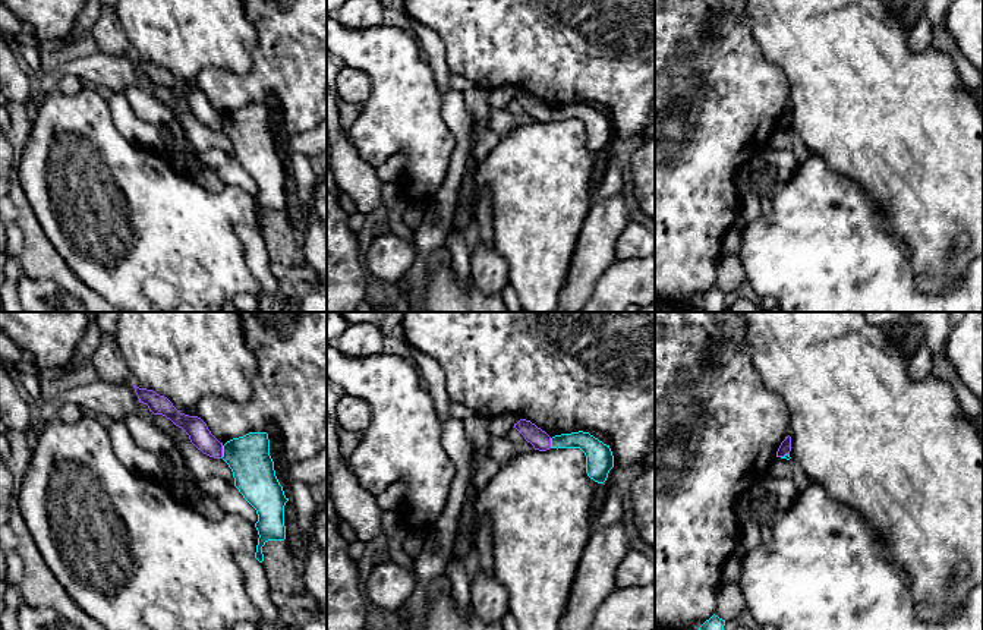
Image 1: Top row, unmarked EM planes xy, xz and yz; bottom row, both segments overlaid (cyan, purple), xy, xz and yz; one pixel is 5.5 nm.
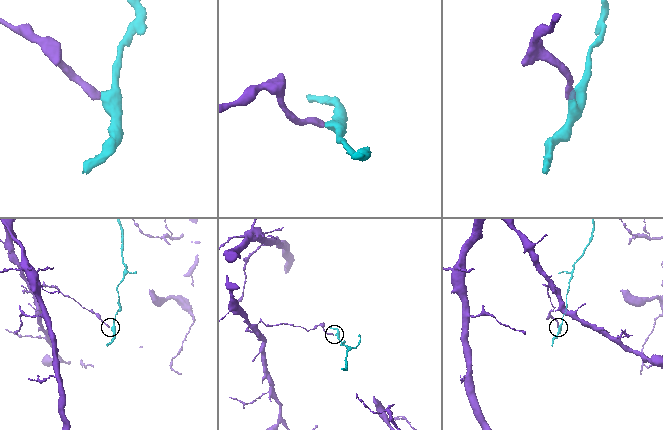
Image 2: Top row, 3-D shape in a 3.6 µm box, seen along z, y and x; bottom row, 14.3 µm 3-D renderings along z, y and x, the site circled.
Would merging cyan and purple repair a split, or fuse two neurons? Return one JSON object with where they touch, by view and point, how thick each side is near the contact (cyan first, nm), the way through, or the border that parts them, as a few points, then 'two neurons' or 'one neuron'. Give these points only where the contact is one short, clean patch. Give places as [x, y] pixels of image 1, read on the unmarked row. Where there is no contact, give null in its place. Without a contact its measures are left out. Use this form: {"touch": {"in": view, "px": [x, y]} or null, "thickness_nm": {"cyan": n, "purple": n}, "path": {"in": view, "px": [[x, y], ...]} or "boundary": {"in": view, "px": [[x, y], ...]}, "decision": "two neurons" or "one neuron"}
{"touch": {"in": "xy", "px": [223, 123]}, "thickness_nm": {"cyan": 240, "purple": 120}, "decision": "two neurons"}

